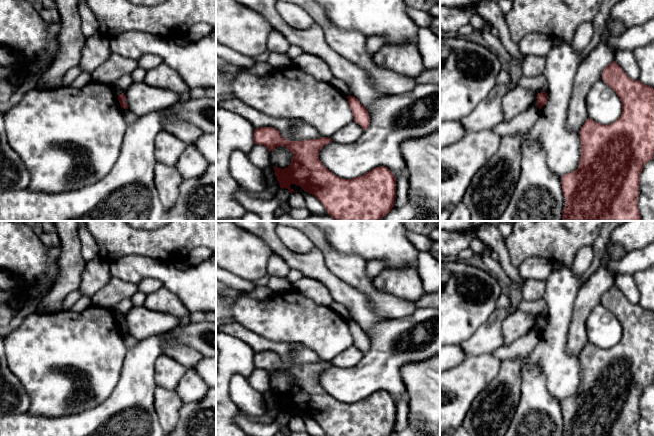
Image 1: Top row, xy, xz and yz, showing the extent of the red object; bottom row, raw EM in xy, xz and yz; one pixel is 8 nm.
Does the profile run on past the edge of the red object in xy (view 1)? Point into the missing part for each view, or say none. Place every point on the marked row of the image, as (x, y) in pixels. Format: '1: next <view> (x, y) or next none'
1: next none

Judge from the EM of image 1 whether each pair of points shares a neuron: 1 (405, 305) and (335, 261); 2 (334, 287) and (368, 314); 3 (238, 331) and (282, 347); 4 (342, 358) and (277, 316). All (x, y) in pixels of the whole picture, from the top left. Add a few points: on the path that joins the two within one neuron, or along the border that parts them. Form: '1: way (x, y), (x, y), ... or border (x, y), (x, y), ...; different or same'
1: way (388, 305), (385, 305), (352, 272); same
2: way (342, 293), (350, 297), (360, 307); same
3: way (249, 337), (259, 344), (271, 346); same
4: border (353, 344), (329, 361); different

